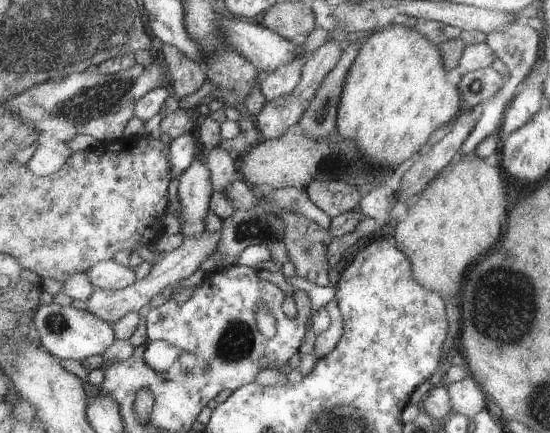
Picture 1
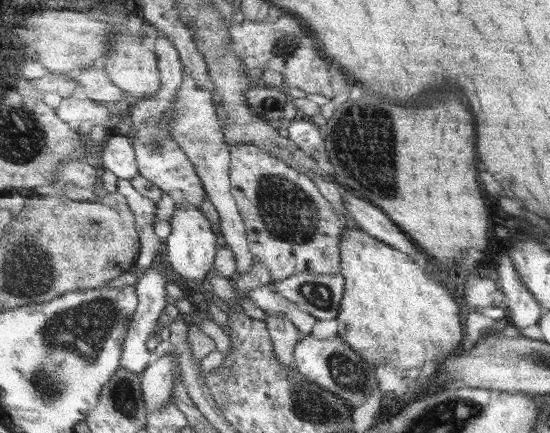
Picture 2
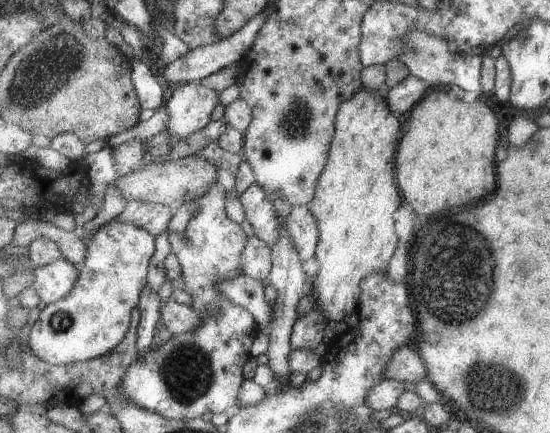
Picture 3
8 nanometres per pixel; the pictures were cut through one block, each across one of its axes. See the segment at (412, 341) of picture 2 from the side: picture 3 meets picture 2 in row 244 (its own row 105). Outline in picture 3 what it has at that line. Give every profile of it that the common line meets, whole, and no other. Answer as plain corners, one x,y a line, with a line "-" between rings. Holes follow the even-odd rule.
362,87
361,90
355,93
353,98
343,101
341,108
338,110
338,116
336,117
336,133
334,134
334,140
331,143
330,156
328,158
326,169
320,178
318,186
318,192
315,195
313,201
308,205
309,210
315,215
318,220
320,228
320,241
316,250
316,256
320,263
320,268
317,271
317,275
312,279
313,291
312,297
315,300
321,310
328,316
329,320
336,322
343,320
345,321
349,315
358,314
361,302
362,302
362,290
360,287
361,281
371,273
375,271
387,271
389,261
393,258
393,254
397,250
397,232
395,232
395,218
393,214
399,210
403,198
399,194
399,186
397,186
397,174
395,172
395,156
397,156
397,150
401,138
403,138
403,124
401,124
401,118
405,116
399,116
388,103
386,96
379,91
372,91

